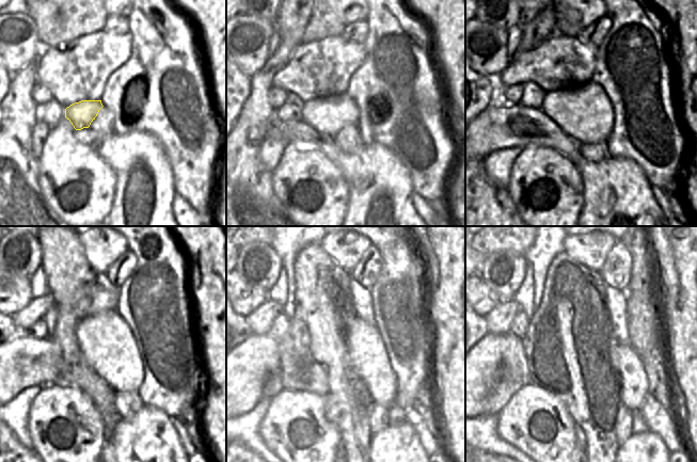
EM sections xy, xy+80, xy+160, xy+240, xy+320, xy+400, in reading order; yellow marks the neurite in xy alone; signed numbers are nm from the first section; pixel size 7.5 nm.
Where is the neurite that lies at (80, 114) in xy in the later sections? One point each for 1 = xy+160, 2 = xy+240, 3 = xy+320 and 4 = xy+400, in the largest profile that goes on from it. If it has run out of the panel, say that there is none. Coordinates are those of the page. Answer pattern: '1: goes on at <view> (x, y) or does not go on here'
1: goes on at xy+160 (585, 113)
2: goes on at xy+240 (105, 339)
3: goes on at xy+320 (367, 353)
4: goes on at xy+400 (634, 379)

